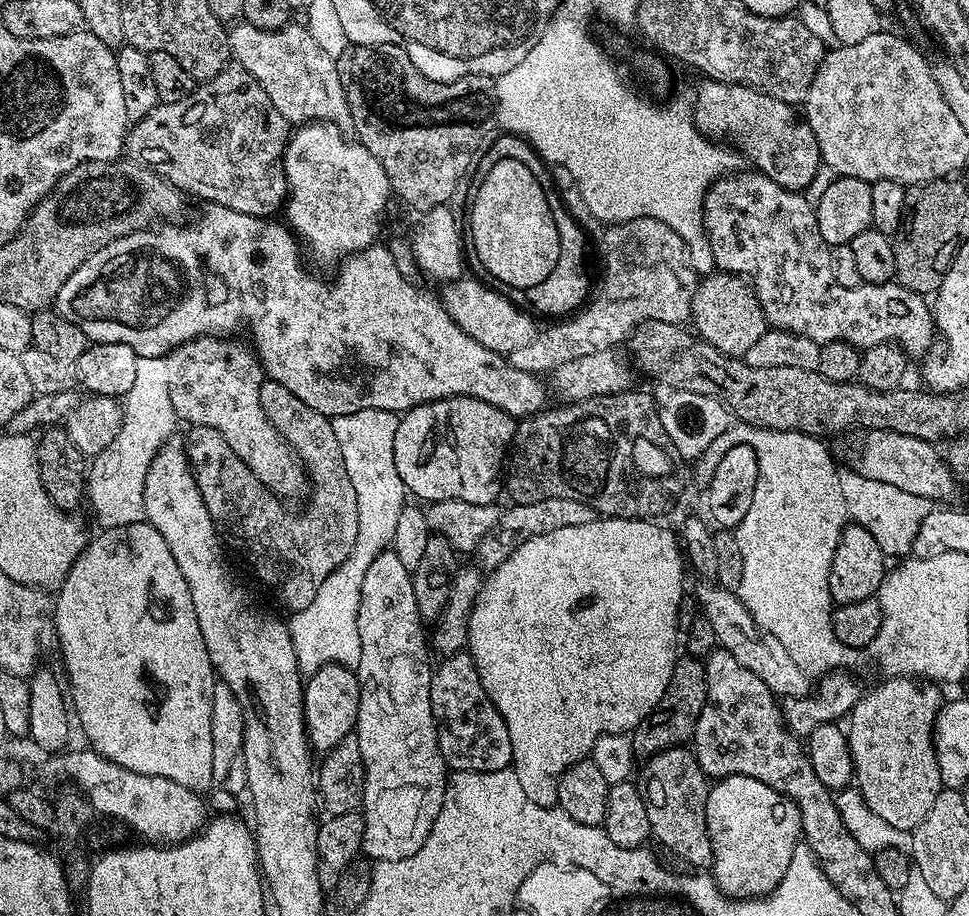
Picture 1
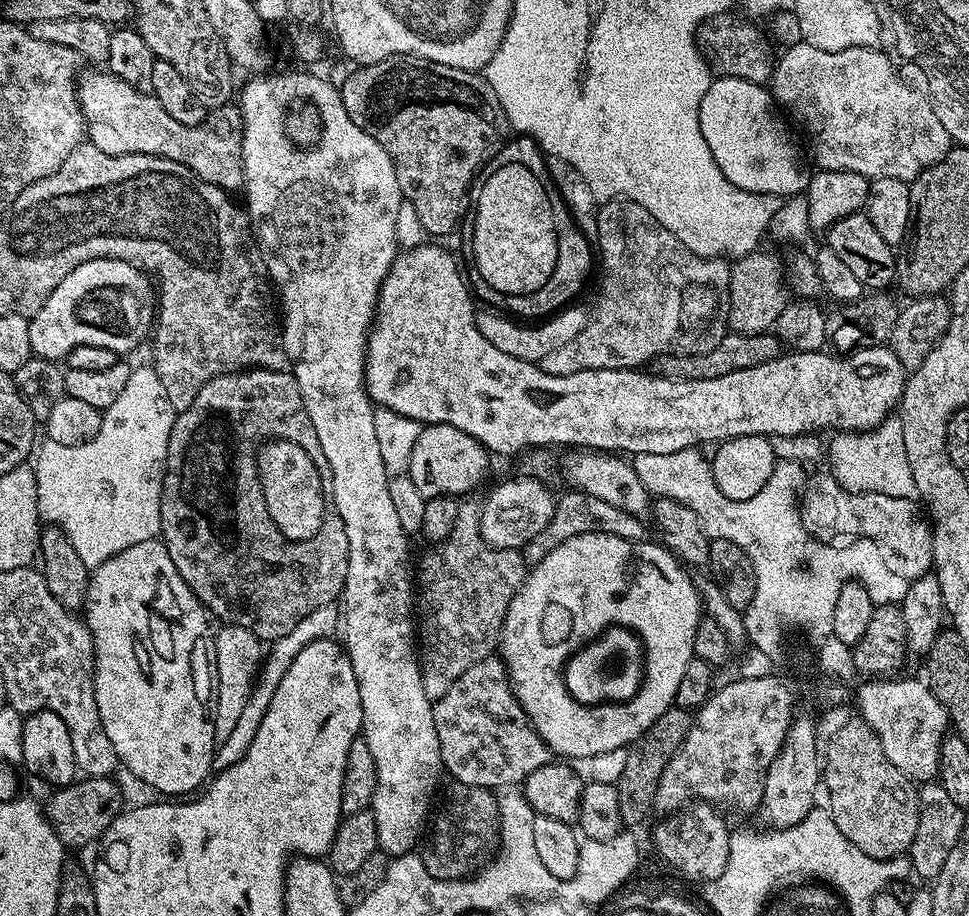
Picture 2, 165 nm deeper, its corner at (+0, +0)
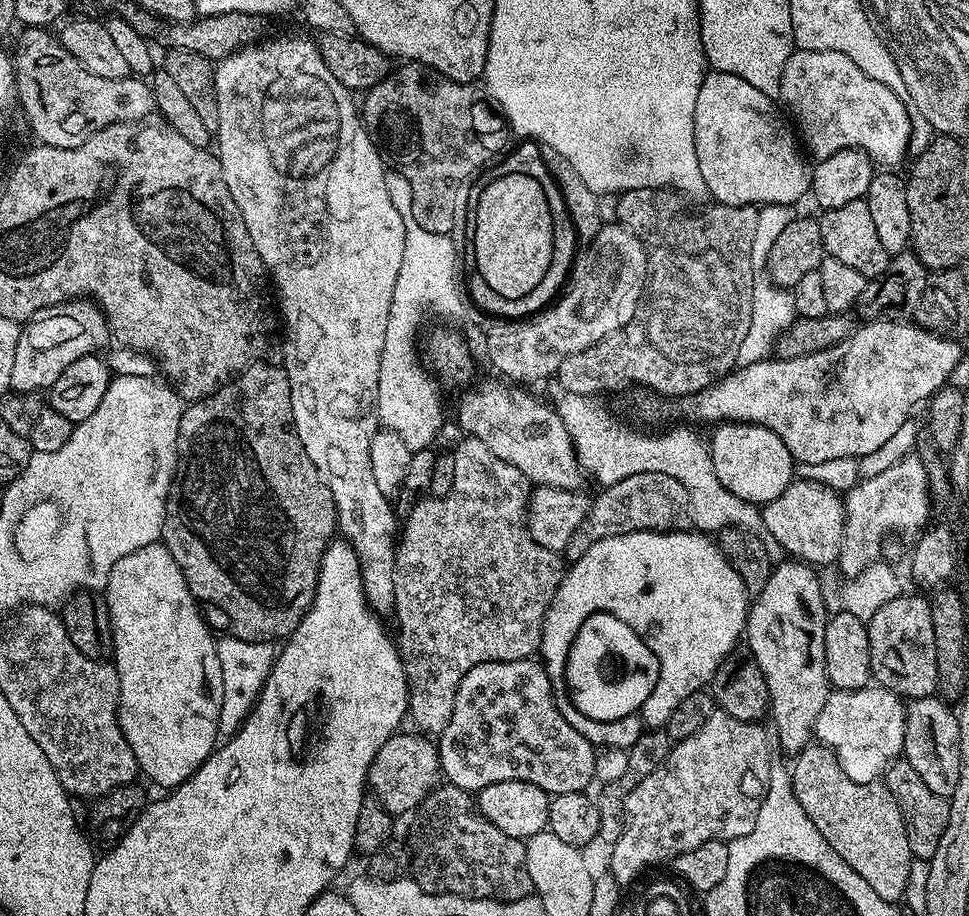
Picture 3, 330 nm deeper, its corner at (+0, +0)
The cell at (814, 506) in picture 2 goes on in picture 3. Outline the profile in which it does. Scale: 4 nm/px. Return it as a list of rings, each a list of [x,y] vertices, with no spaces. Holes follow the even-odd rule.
[[[795,479],[776,499],[761,507],[761,525],[791,557],[813,566],[832,565],[844,536],[844,503],[835,490],[816,481]]]

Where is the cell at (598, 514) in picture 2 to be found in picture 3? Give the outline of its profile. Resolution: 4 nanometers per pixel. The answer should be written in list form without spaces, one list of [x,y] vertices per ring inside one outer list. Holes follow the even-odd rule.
[[[640,471],[630,474],[630,478],[622,478],[622,482],[607,485],[597,494],[596,500],[594,496],[586,518],[582,518],[582,526],[574,530],[562,556],[568,562],[582,558],[582,554],[586,554],[594,542],[602,542],[602,538],[631,532],[682,532],[692,527],[690,498],[682,482],[678,482],[678,478],[670,478],[670,474]]]

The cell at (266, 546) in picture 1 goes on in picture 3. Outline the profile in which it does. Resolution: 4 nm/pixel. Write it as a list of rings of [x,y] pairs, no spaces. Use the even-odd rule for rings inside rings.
[[[257,362],[250,365],[243,372],[237,372],[227,384],[222,384],[216,391],[209,392],[206,398],[193,400],[185,407],[178,426],[176,475],[173,476],[172,485],[168,491],[164,525],[160,531],[162,542],[166,546],[166,550],[170,550],[170,554],[174,554],[174,562],[178,562],[178,570],[182,570],[182,578],[186,578],[186,586],[197,604],[200,605],[204,619],[208,622],[208,627],[212,629],[213,633],[227,634],[250,642],[283,641],[295,630],[298,622],[302,622],[302,618],[308,613],[308,608],[316,593],[316,583],[324,552],[338,532],[334,494],[328,483],[320,476],[314,462],[310,462],[310,457],[307,456],[296,433],[294,410],[290,402],[290,378],[279,363],[272,363]],[[259,472],[261,478],[264,479],[265,486],[272,491],[272,496],[276,499],[281,514],[284,515],[284,529],[276,537],[268,536],[268,516],[264,513],[263,506],[260,505],[260,488],[256,485],[256,475]]]

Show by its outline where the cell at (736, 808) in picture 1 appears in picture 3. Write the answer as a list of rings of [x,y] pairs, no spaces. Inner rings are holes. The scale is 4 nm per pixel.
[[[788,558],[785,564],[777,563],[770,574],[770,582],[755,593],[748,609],[746,647],[752,651],[769,691],[770,716],[776,719],[776,736],[789,754],[795,754],[813,739],[818,714],[826,706],[830,691],[826,674],[826,626],[829,610],[824,604],[822,580],[816,577],[817,569],[801,559]]]

